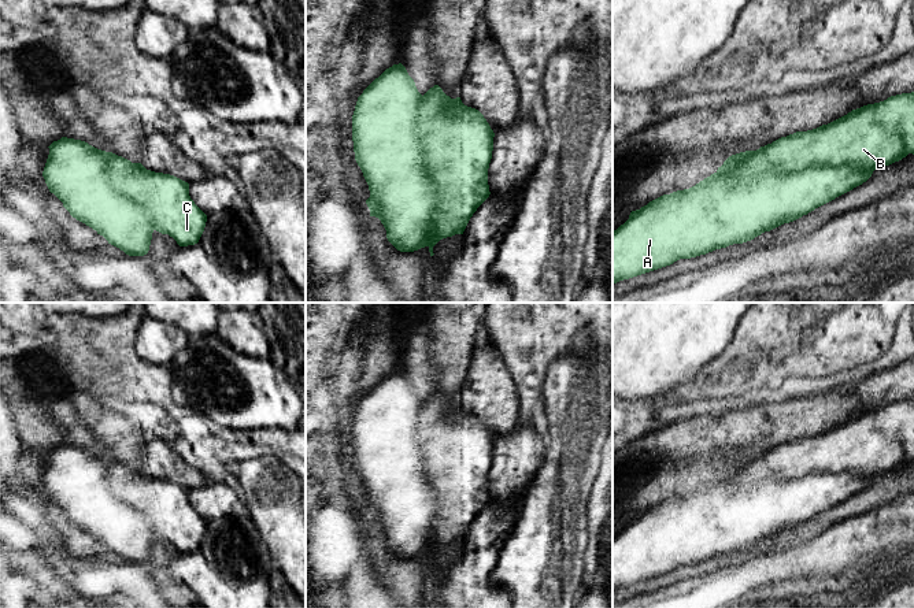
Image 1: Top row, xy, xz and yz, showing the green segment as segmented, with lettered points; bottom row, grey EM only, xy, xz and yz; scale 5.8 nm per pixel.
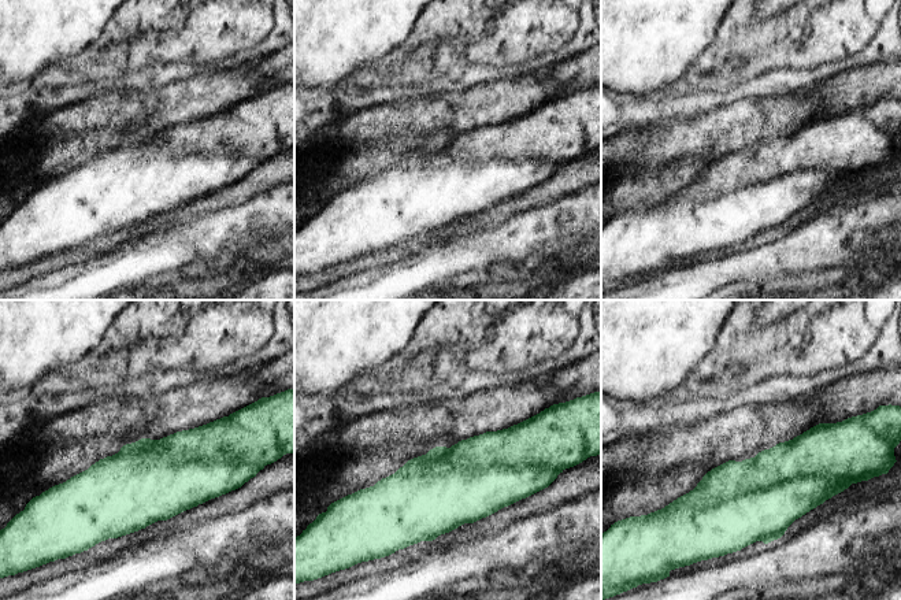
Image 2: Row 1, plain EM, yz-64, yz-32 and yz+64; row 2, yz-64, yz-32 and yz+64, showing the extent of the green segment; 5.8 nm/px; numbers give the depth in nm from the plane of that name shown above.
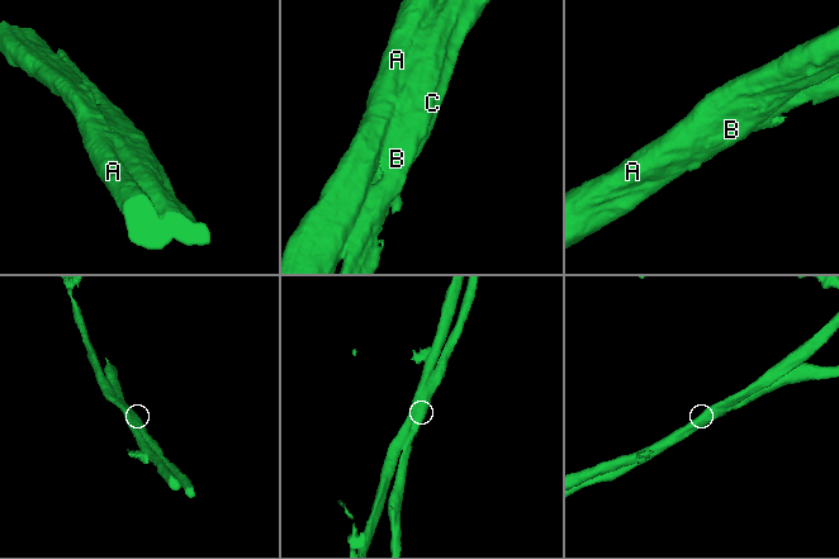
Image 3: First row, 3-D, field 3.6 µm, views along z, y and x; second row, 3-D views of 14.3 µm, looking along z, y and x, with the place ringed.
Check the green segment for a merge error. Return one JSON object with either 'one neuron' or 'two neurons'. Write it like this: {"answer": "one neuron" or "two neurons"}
{"answer": "two neurons"}

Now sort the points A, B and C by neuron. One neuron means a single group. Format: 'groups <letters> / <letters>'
groups A / B C

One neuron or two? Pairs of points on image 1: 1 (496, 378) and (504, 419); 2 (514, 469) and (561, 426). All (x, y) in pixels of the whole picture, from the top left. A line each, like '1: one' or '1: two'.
1: one
2: two

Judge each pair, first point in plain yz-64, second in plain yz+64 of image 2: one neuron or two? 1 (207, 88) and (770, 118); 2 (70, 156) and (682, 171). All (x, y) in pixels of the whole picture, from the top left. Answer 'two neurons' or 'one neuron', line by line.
1: one neuron
2: one neuron

